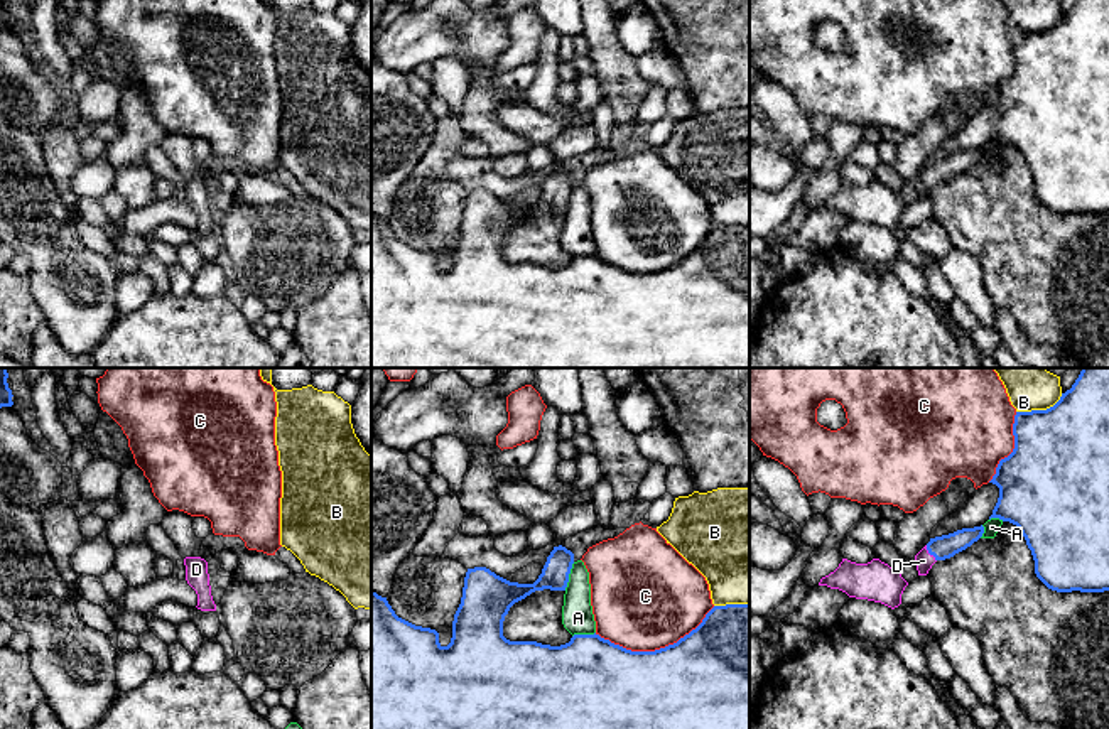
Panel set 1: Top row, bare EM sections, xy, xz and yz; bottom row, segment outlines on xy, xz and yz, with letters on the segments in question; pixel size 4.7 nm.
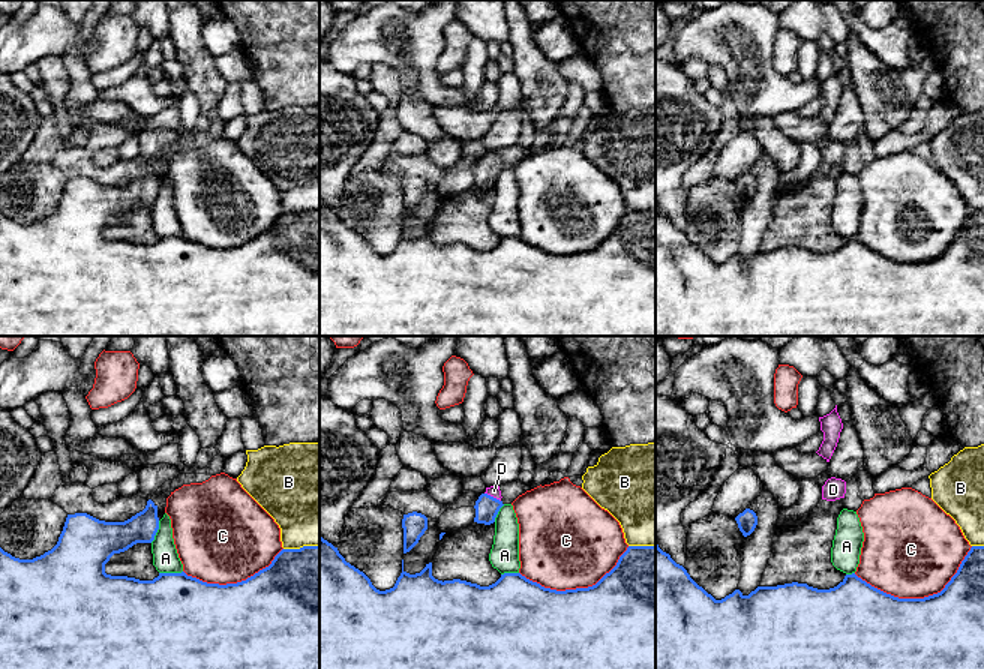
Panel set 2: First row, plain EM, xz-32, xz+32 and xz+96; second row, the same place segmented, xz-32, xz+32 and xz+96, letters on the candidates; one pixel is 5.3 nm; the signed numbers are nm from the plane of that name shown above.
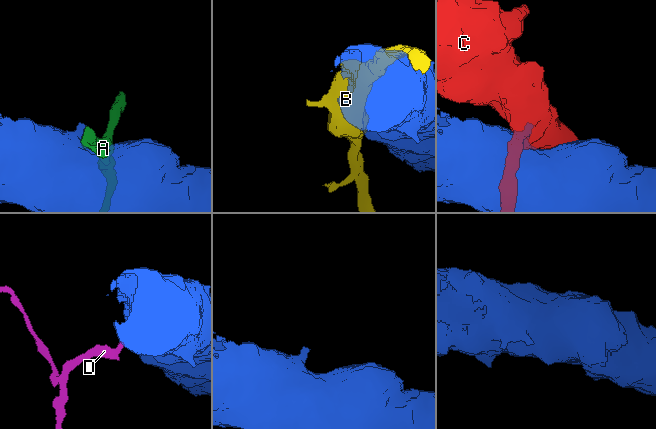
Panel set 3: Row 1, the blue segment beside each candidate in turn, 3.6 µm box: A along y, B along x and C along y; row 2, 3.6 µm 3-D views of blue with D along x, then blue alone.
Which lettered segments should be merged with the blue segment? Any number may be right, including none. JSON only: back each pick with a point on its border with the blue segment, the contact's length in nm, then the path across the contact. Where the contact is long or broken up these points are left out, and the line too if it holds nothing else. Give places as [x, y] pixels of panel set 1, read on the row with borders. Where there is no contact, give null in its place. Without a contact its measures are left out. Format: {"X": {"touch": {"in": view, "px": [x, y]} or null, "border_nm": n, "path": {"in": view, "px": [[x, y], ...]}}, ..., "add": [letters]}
{"D": {"touch": {"in": "yz", "px": [930, 554]}, "border_nm": 90, "path": {"in": "yz", "px": [[942, 547], [930, 554], [924, 561]]}}, "add": ["D"]}

